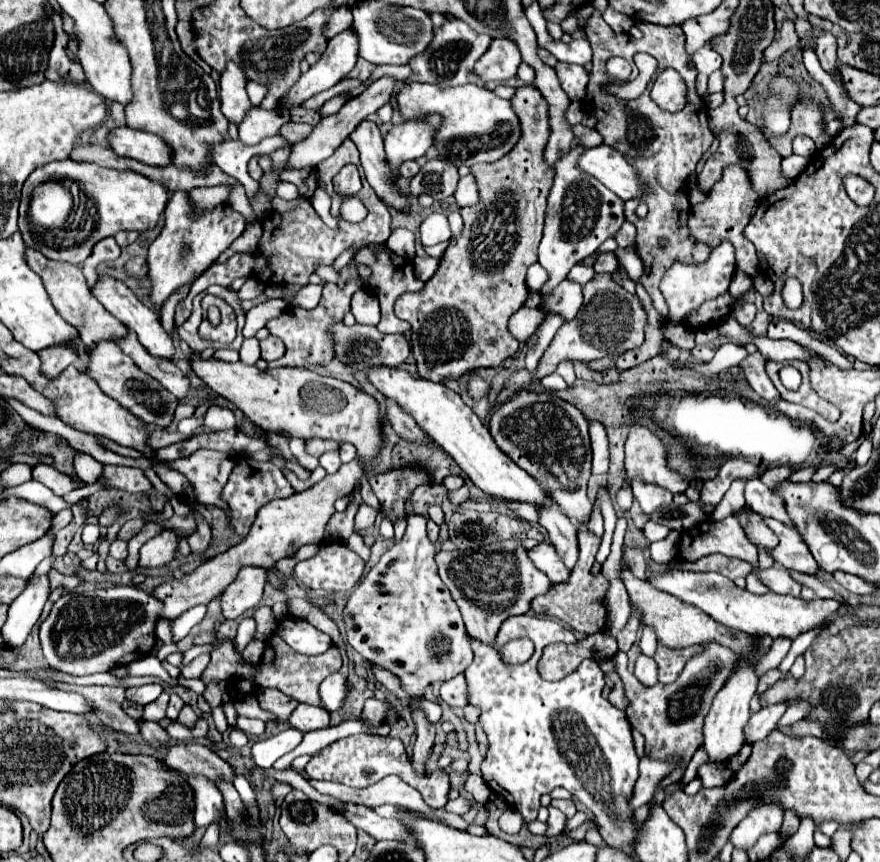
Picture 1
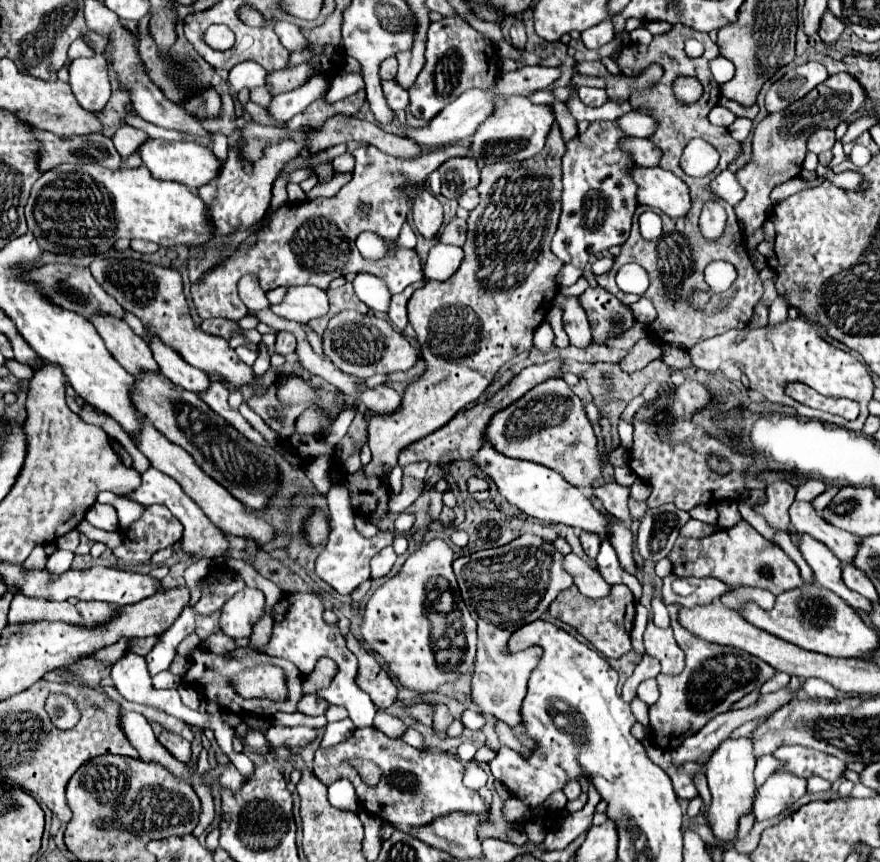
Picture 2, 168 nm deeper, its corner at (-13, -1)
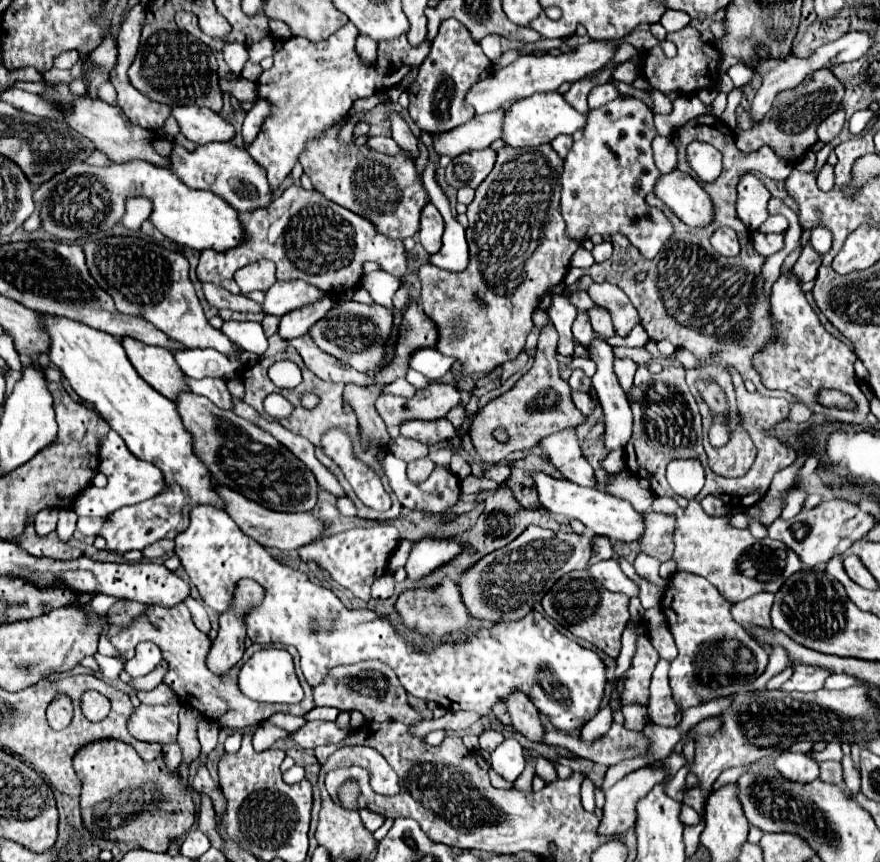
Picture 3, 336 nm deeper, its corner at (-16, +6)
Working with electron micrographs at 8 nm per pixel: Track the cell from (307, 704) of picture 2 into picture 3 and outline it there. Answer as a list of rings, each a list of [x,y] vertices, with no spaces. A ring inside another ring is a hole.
[[[360,661],[354,665],[334,667],[324,681],[314,687],[316,705],[336,707],[340,711],[360,711],[366,721],[400,721],[406,725],[416,725],[422,717],[408,705],[408,695],[400,685],[396,673],[382,661]]]

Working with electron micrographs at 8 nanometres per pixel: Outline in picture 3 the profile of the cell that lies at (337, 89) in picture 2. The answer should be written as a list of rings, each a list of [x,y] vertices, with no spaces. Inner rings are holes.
[[[360,35],[356,41],[356,51],[360,53],[360,57],[364,57],[364,61],[374,61],[376,59],[376,41]]]

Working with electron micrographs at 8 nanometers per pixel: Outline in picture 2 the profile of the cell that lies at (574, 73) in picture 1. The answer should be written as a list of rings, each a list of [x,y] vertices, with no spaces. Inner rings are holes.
[[[581,86],[581,88],[577,88],[577,92],[579,92],[579,98],[581,98],[581,102],[583,104],[587,104],[587,106],[603,106],[607,100],[605,100],[605,90],[601,90],[601,88],[591,88],[591,86]]]

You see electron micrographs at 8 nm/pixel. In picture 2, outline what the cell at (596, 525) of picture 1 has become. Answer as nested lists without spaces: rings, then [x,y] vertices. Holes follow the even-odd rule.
[[[605,538],[601,540],[601,550],[597,554],[597,564],[599,564],[601,576],[605,576],[605,580],[609,580],[609,584],[627,584],[631,588],[631,592],[635,594],[635,598],[637,600],[641,598],[641,582],[635,576],[625,574],[623,568],[619,568],[617,554]]]

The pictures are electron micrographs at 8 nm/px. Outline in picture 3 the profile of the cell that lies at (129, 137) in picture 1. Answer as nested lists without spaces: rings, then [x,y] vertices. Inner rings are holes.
[[[212,143],[198,145],[196,151],[190,153],[184,147],[174,145],[170,161],[170,171],[174,171],[180,181],[184,181],[192,189],[206,189],[220,195],[236,211],[256,211],[272,203],[272,189],[268,185],[266,171],[242,147],[236,147],[232,143]]]

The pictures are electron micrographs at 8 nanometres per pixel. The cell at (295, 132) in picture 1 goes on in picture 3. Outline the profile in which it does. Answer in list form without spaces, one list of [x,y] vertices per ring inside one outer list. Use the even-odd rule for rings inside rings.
[[[226,41],[222,53],[224,53],[224,61],[234,71],[234,75],[240,75],[244,63],[248,61],[248,49],[244,45],[240,45],[240,43],[228,43]]]

